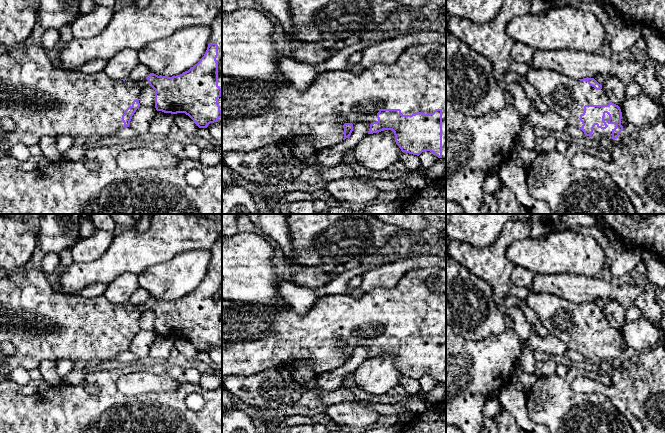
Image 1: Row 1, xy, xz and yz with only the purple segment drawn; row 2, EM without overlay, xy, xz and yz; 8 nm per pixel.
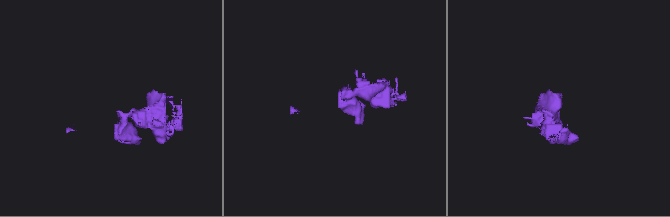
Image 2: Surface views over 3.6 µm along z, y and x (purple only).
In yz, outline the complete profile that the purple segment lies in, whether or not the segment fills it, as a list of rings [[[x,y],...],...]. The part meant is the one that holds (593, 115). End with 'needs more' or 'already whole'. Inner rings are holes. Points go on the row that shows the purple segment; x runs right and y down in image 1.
[[[531,68],[525,78],[536,88],[540,98],[551,111],[564,118],[569,125],[580,128],[585,136],[593,139],[606,136],[615,140],[623,130],[620,107],[608,99],[602,85],[594,78],[573,79],[548,68]]] | needs more

